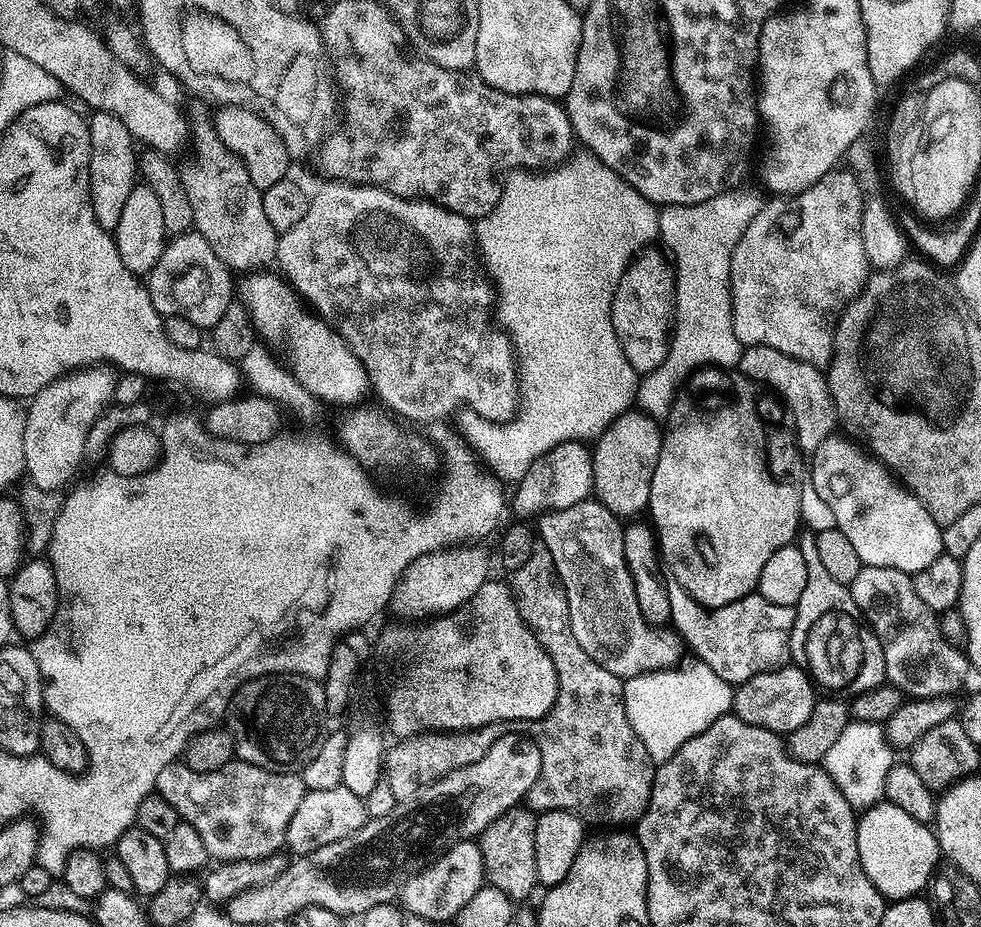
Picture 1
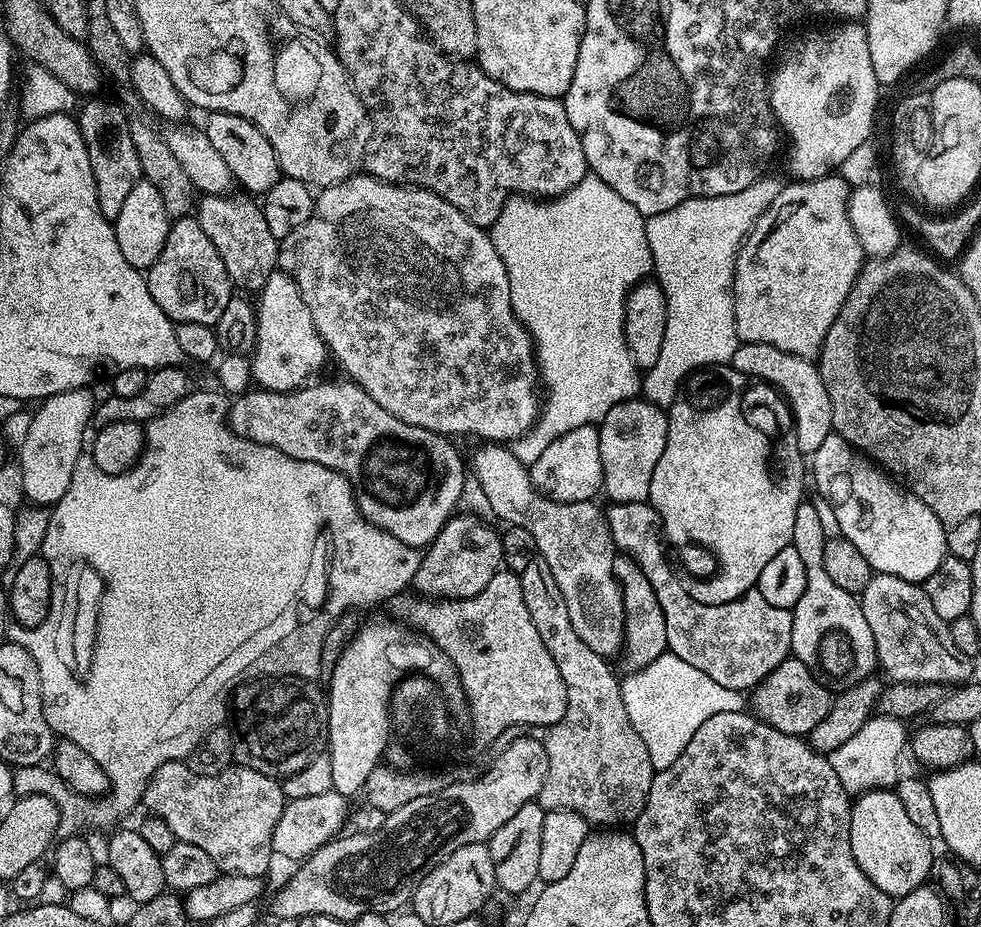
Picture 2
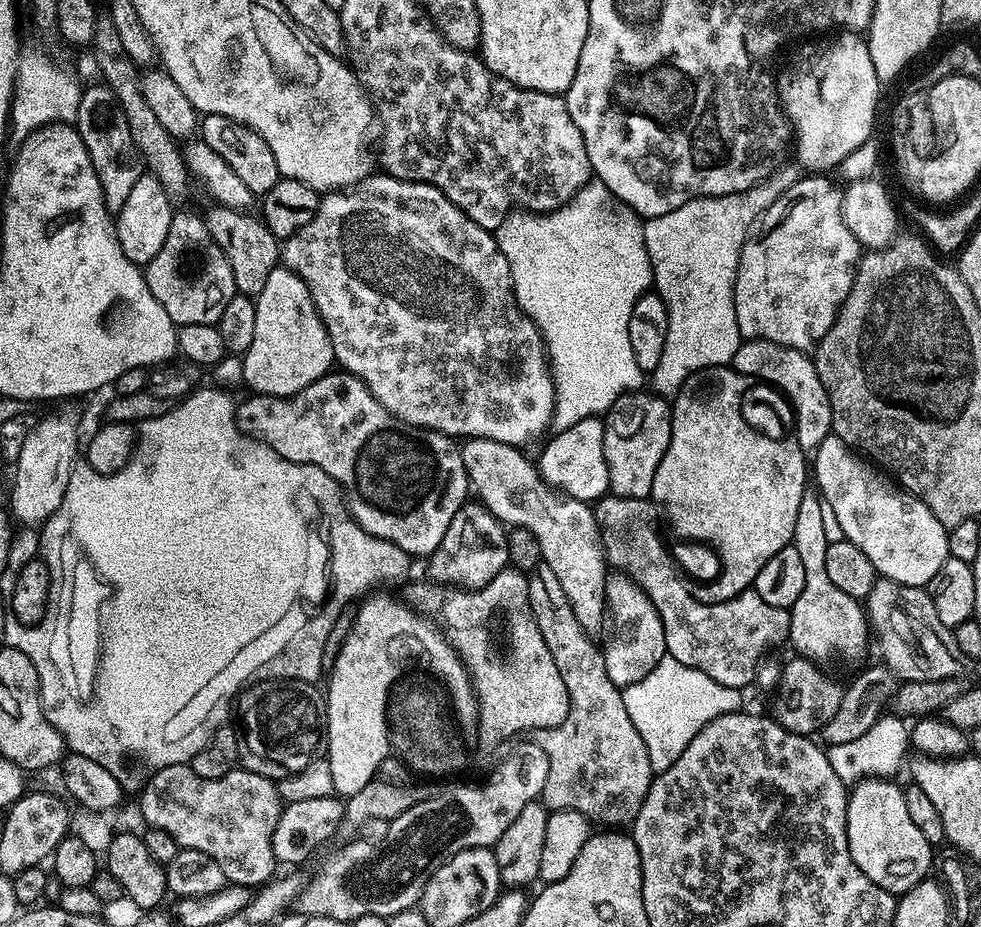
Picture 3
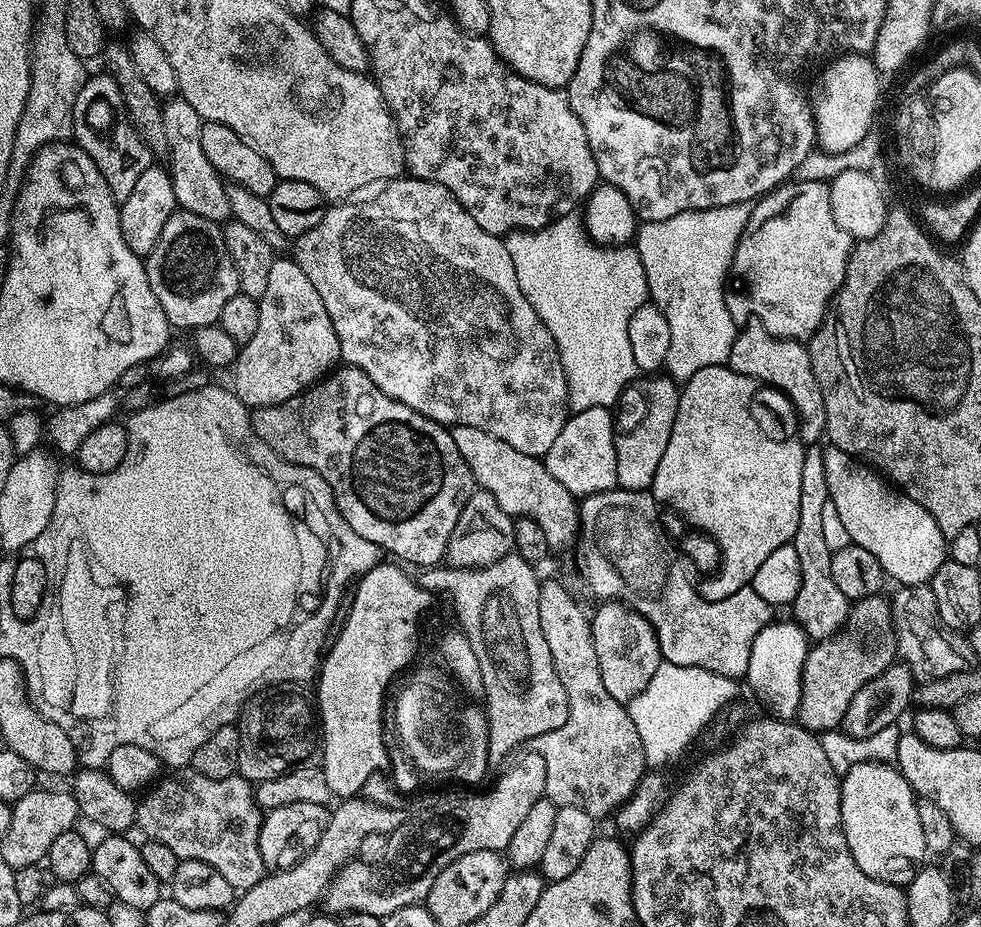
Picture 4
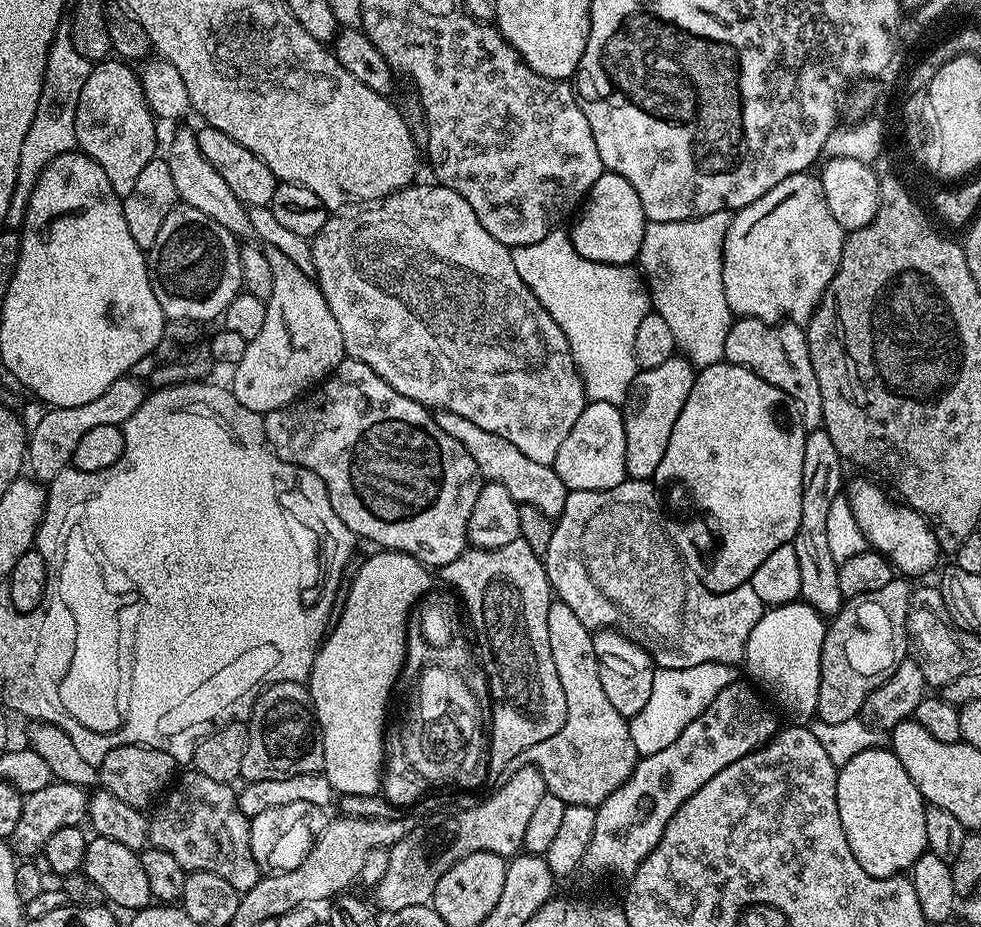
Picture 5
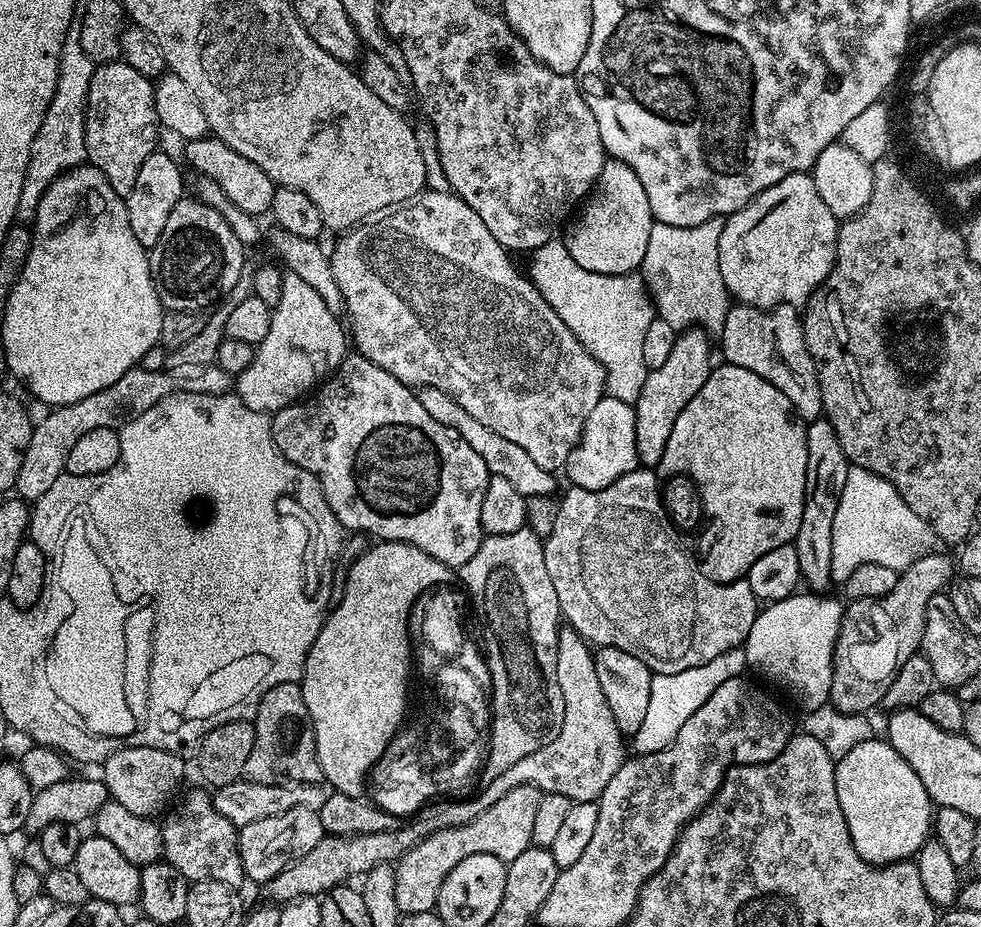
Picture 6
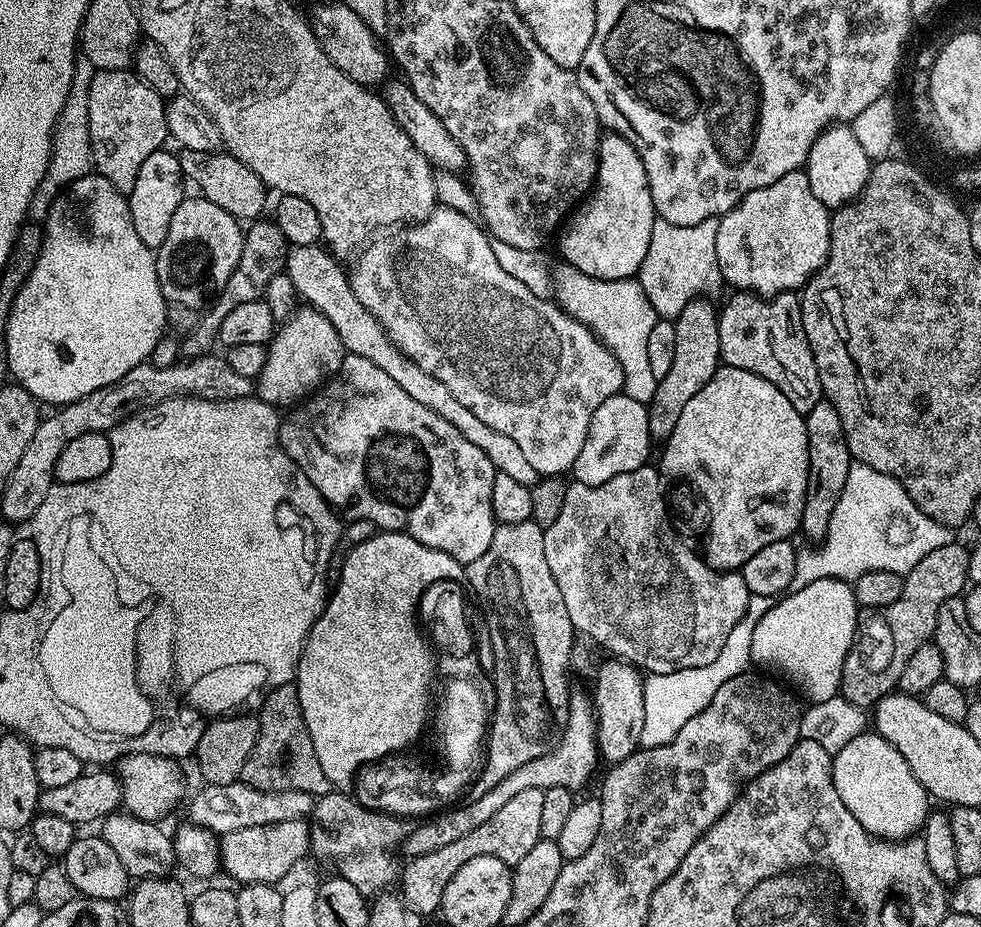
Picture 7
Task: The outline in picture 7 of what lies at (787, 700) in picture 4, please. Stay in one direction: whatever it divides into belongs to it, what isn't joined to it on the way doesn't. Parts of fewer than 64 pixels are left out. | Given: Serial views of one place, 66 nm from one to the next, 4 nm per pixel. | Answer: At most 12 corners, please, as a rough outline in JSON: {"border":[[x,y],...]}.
{"border":[[853,585],[779,597],[753,661],[809,705],[837,699],[857,637]]}

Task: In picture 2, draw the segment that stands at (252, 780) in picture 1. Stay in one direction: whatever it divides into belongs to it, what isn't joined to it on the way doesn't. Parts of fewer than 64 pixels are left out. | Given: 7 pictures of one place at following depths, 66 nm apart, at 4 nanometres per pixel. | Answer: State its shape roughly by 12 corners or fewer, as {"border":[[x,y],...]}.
{"border":[[160,766],[143,807],[217,871],[263,877],[283,785]]}

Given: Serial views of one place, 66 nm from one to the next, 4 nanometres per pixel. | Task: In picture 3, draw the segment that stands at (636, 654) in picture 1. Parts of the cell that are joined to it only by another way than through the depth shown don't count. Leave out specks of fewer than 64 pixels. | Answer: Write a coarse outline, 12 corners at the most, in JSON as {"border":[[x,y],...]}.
{"border":[[515,444],[459,445],[479,503],[530,530],[580,622],[605,603],[595,511]]}

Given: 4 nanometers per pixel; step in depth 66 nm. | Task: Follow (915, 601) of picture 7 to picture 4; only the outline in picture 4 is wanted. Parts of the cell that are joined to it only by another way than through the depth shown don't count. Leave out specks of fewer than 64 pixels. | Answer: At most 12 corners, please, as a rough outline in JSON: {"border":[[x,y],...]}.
{"border":[[889,597],[855,601],[809,647],[800,727],[839,729],[897,656]]}

